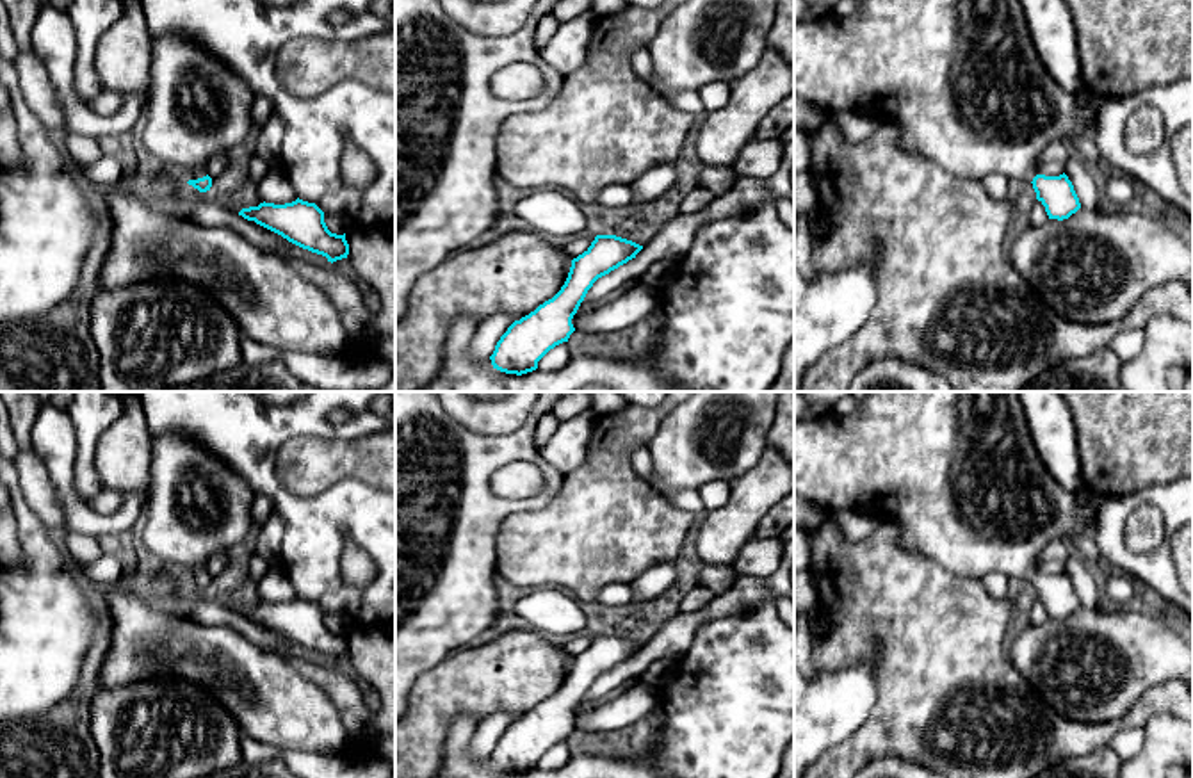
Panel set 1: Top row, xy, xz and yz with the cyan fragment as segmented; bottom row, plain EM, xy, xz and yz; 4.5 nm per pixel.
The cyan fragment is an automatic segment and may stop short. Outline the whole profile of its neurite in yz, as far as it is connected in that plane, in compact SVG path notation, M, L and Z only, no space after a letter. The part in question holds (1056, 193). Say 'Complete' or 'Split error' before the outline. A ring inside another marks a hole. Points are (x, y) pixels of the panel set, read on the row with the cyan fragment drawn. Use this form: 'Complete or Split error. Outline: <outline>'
Split error. Outline: M860 0L856 11L846 18L828 12L810 21L794 21L794 94L823 109L826 114L837 110L865 112L874 116L880 123L894 125L899 130L899 144L905 150L926 155L956 176L983 182L990 173L1001 173L1008 180L1031 182L1036 199L1045 207L1049 219L1058 221L1075 214L1081 203L1065 173L1059 176L1036 173L1040 157L1051 142L1058 139L1070 142L1086 126L1093 125L1102 107L1109 101L1109 98L1084 85L1075 93L1067 93L1054 82L1033 48L1020 0Z

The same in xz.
Complete. Outline: M596 235L591 246L572 260L561 290L534 312L515 320L500 336L490 356L493 369L506 374L527 374L556 345L568 342L575 331L572 319L593 283L636 258L643 246L616 237Z

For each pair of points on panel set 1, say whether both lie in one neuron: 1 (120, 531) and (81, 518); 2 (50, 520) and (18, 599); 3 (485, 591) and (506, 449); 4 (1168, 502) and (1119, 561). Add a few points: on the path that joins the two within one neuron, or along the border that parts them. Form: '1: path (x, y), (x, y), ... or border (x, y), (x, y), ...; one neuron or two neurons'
1: path (111, 527), (89, 522); one neuron
2: border (22, 492), (27, 506), (48, 527); two neurons
3: path (476, 556), (476, 483); one neuron
4: path (1170, 524), (1167, 543), (1149, 561), (1140, 561); one neuron

